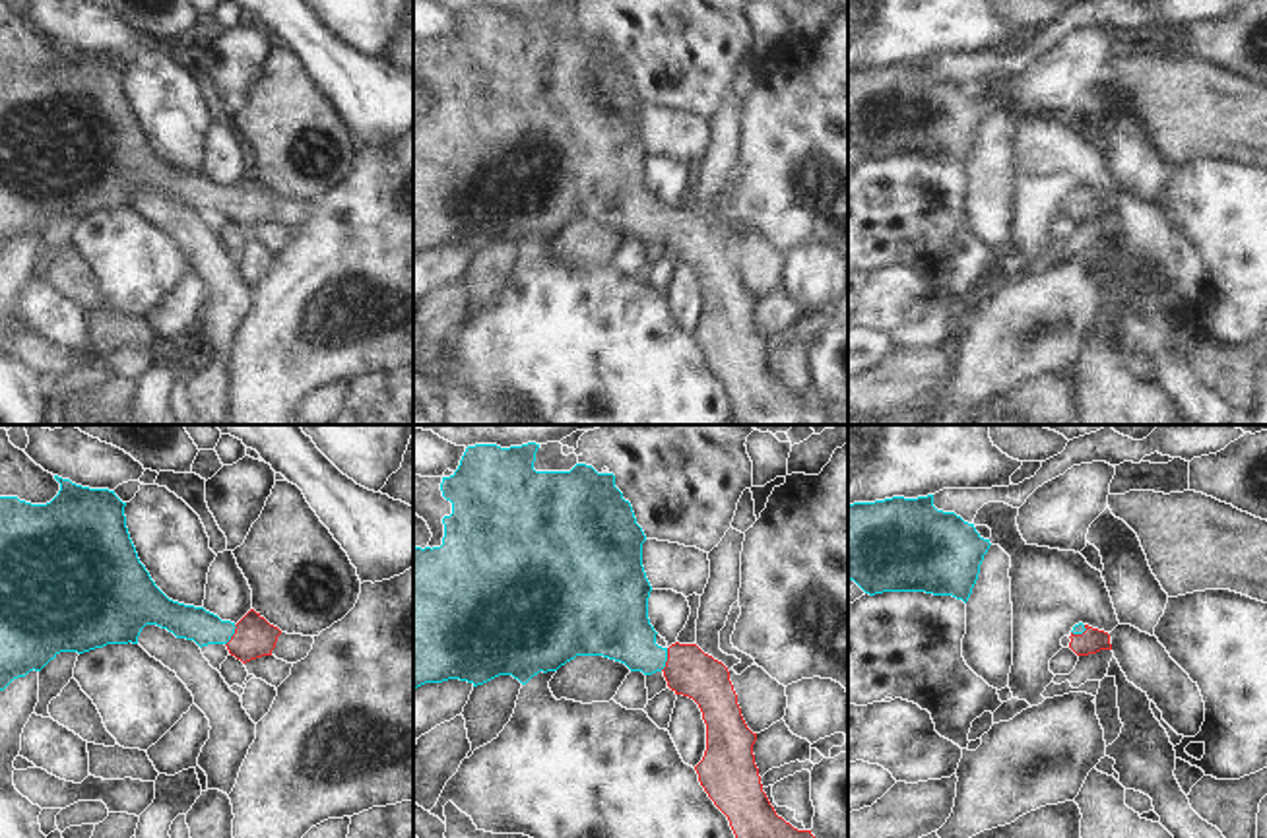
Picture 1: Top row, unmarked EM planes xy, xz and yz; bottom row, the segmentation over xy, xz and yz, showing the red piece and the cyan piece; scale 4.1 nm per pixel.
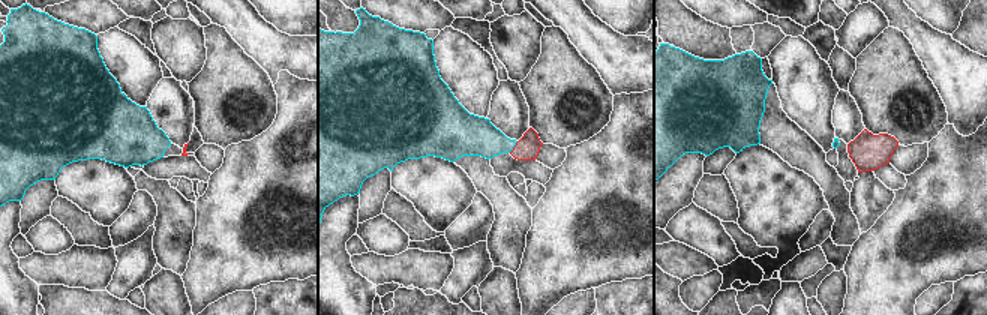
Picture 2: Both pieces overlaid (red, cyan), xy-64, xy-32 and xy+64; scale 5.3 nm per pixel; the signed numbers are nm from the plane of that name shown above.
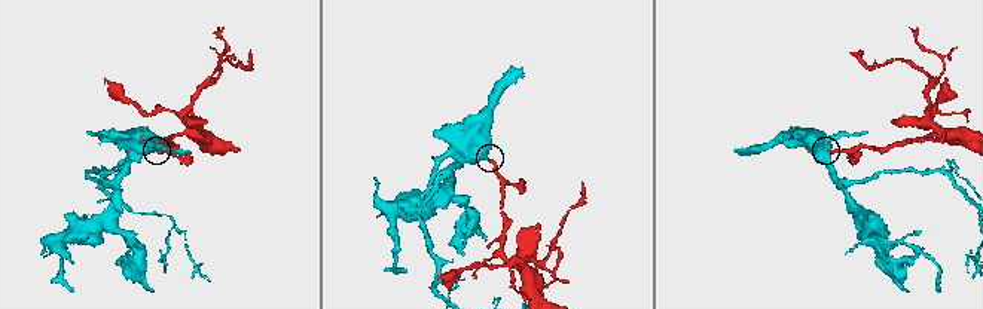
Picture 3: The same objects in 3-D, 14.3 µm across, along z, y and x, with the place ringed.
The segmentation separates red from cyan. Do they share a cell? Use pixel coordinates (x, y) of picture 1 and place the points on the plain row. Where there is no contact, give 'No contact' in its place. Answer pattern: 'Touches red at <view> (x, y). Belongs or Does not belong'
Touches red at xz (668, 225). Belongs.

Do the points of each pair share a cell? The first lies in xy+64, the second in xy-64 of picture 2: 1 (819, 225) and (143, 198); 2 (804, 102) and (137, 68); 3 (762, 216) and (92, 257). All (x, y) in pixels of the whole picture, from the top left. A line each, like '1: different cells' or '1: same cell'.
1: same cell
2: same cell
3: different cells

